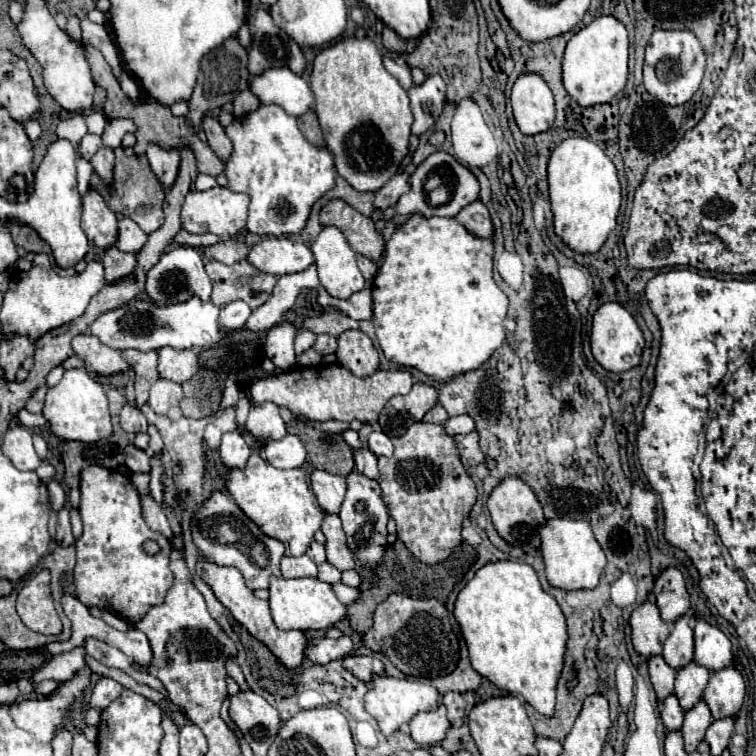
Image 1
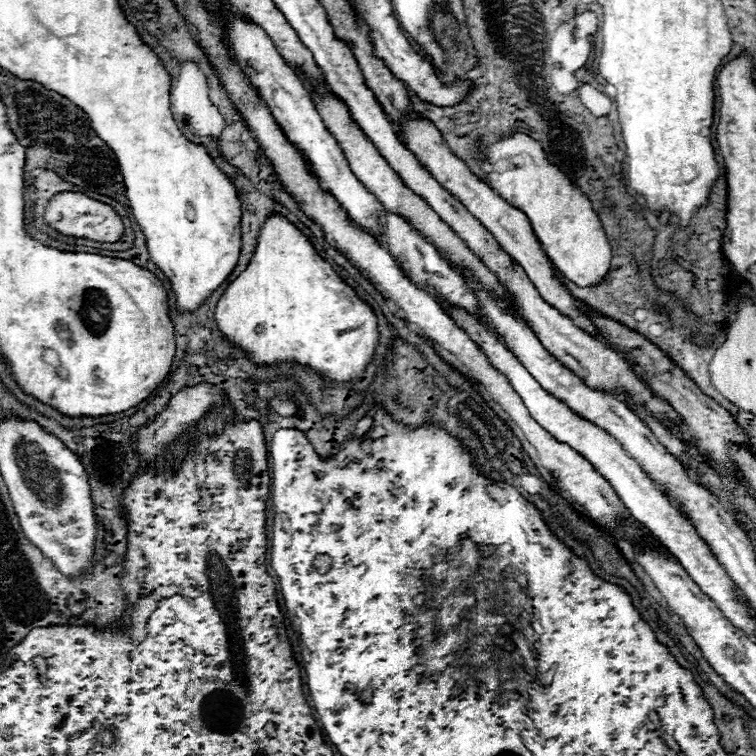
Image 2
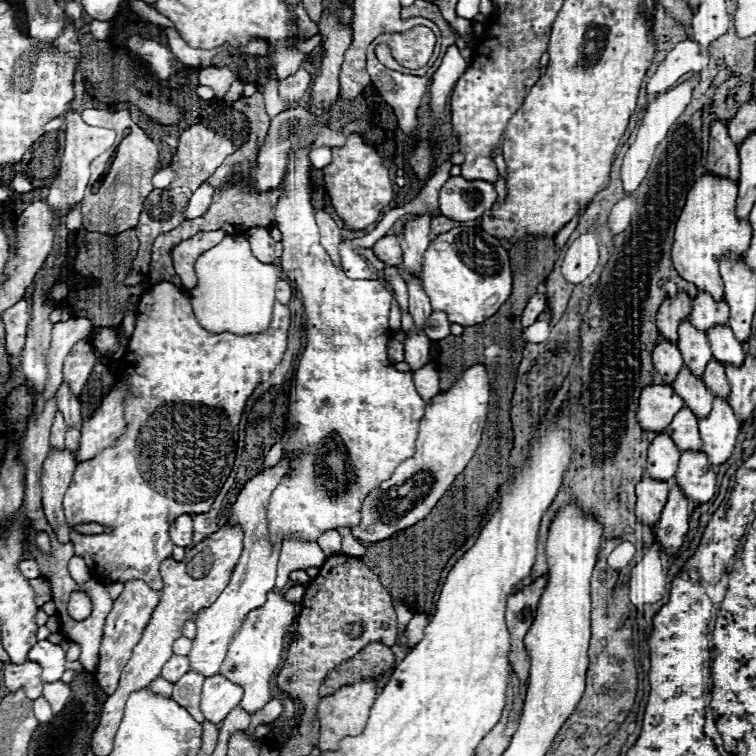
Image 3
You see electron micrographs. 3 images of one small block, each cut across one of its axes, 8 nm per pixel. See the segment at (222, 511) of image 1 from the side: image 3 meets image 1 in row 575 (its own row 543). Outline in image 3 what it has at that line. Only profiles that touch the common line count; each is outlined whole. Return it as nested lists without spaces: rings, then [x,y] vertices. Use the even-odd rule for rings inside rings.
[[[284,456],[276,466],[270,470],[264,470],[250,478],[244,488],[240,490],[236,502],[228,510],[228,526],[240,526],[244,532],[244,542],[242,542],[242,554],[232,570],[230,582],[226,590],[220,594],[220,598],[210,606],[204,608],[196,614],[196,638],[192,640],[192,650],[188,654],[192,670],[200,672],[202,676],[214,676],[218,674],[226,654],[232,636],[236,634],[236,628],[240,628],[244,616],[252,610],[258,608],[266,602],[266,594],[274,588],[276,580],[276,564],[278,564],[278,552],[280,552],[280,540],[272,542],[270,532],[268,532],[268,502],[272,490],[280,484],[284,476],[290,476],[292,472],[292,456]]]

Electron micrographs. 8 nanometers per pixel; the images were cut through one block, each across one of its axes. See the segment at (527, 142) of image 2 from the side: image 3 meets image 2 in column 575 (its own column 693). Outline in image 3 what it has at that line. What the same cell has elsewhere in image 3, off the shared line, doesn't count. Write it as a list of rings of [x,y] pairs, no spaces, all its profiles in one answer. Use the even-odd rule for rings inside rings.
[[[702,174],[686,196],[686,204],[682,214],[676,222],[674,244],[672,244],[672,262],[678,274],[696,284],[700,290],[712,294],[716,300],[724,296],[724,284],[718,274],[718,260],[728,250],[736,254],[744,254],[750,246],[752,228],[748,220],[738,220],[734,206],[736,206],[738,184],[734,180],[724,180],[722,176]]]

